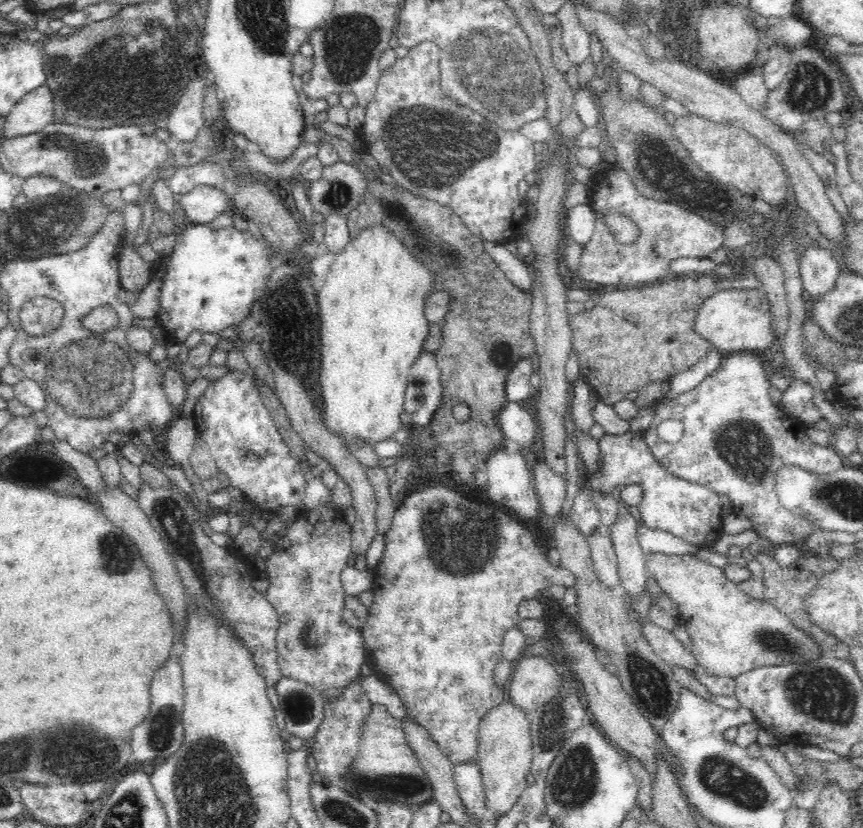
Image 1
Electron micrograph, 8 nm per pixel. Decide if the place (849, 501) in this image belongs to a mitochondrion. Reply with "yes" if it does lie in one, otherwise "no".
yes

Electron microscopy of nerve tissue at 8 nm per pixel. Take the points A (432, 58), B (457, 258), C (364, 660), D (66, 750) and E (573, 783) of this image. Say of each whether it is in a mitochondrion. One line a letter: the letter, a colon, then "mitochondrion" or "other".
A: mitochondrion
B: mitochondrion
C: other
D: mitochondrion
E: mitochondrion

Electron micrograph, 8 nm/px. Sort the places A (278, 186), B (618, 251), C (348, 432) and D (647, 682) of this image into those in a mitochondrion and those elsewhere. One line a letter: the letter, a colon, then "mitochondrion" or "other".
A: other
B: mitochondrion
C: other
D: mitochondrion

